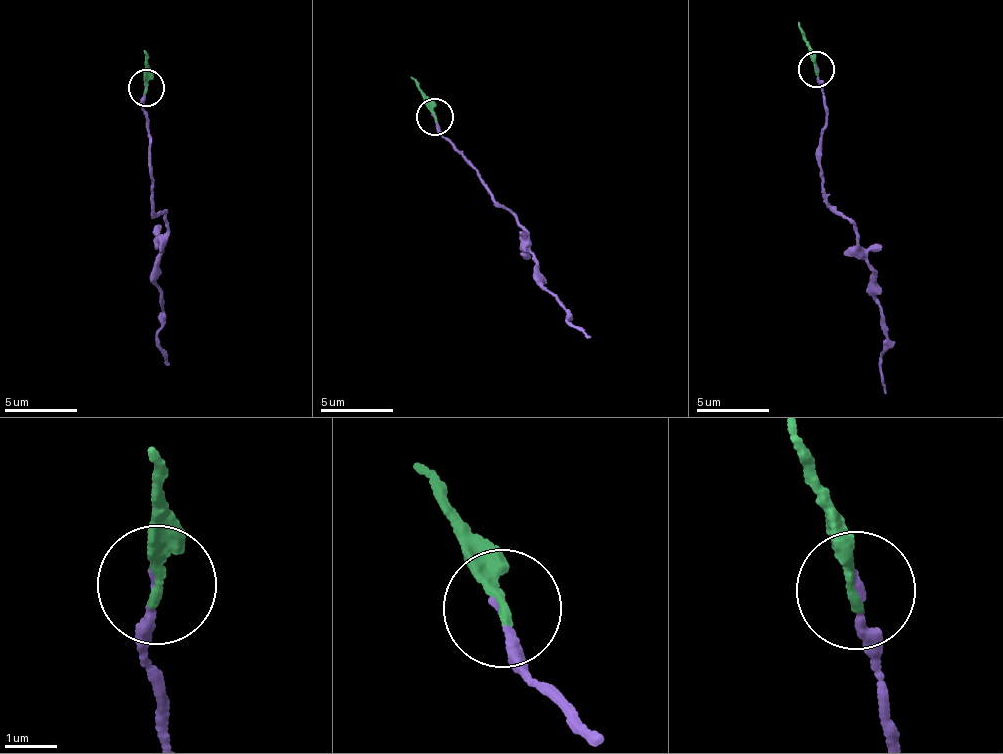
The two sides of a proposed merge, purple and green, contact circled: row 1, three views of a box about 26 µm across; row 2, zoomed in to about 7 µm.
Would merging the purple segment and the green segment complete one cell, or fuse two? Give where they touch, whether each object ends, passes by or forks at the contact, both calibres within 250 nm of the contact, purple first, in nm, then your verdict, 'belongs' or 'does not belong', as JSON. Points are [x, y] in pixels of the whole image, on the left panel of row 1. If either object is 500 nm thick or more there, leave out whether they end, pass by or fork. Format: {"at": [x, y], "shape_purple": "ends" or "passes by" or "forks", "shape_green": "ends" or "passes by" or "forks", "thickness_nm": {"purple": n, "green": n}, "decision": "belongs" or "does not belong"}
{"at": [146, 88], "shape_purple": "ends", "shape_green": "ends", "thickness_nm": {"purple": 140, "green": 200}, "decision": "belongs"}

